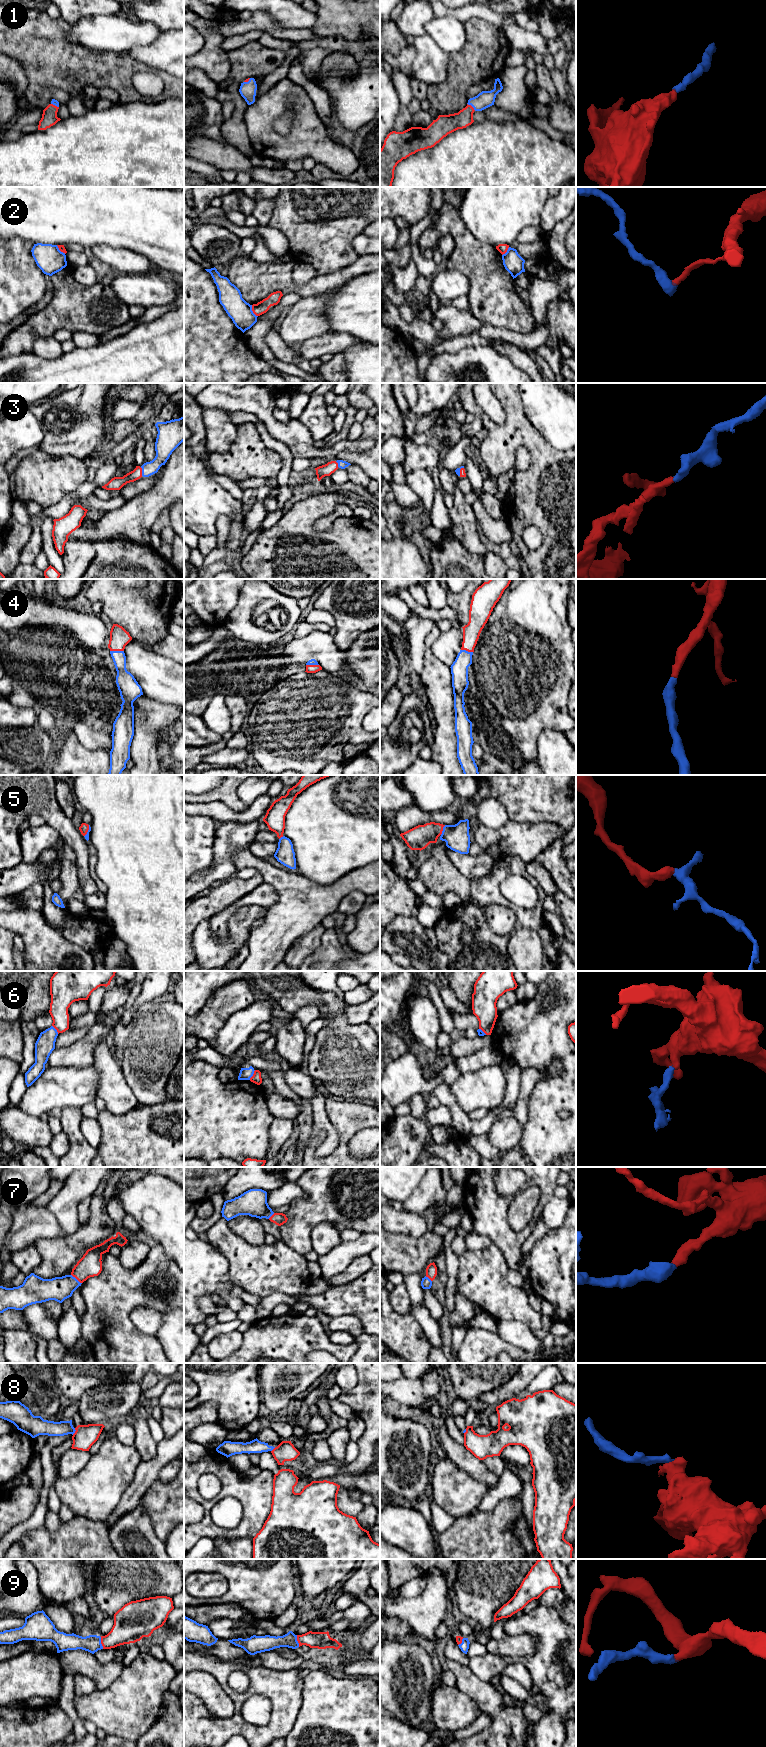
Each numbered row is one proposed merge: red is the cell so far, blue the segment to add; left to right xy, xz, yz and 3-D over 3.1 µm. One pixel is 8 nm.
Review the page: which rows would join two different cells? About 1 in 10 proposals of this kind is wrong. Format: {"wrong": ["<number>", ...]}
{"wrong": ["2", "6", "8"]}

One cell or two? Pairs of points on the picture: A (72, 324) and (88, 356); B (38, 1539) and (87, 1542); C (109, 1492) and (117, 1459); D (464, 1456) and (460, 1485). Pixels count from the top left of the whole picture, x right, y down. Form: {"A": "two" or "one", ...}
{"A": "two", "B": "one", "C": "one", "D": "two"}

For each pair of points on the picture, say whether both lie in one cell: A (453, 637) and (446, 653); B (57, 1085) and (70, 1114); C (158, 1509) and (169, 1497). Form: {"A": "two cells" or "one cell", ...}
{"A": "one cell", "B": "two cells", "C": "one cell"}

